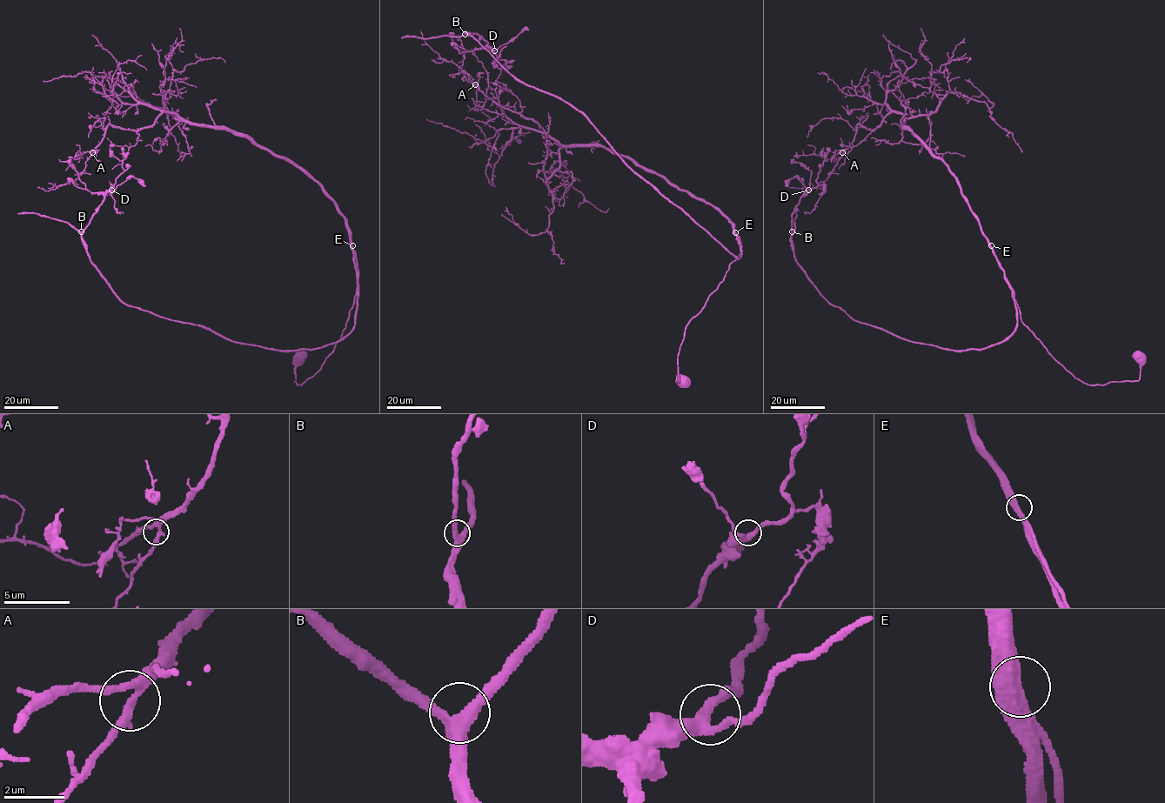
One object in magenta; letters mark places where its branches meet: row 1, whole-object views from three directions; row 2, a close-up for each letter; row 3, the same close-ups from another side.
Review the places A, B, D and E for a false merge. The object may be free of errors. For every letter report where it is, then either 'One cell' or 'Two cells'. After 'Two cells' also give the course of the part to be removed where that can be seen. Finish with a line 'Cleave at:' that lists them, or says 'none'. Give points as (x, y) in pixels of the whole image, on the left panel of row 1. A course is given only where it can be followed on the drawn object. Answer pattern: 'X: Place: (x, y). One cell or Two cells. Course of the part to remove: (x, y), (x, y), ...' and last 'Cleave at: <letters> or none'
A: Place: (92, 152). One cell
B: Place: (81, 231). One cell
D: Place: (111, 190). One cell
E: Place: (352, 245). One cell
Cleave at: none

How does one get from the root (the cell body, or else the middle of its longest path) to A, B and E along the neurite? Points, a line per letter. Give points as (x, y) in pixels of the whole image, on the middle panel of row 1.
A: (681, 383), (685, 329), (740, 253), (734, 227), (710, 203), (627, 157), (559, 145), (475, 84)
B: (681, 383), (677, 355), (686, 325), (740, 255), (736, 258), (640, 178), (579, 112), (517, 81), (465, 34)
E: (681, 383), (677, 355), (685, 329), (739, 256), (740, 240), (735, 232)

